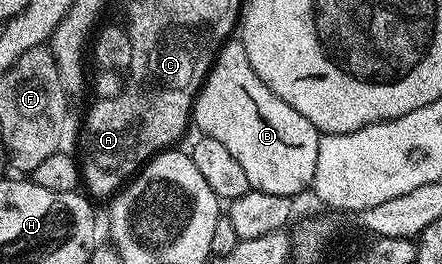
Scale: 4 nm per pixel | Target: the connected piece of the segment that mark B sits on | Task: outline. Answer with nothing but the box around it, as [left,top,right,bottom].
[192,39,322,198]

